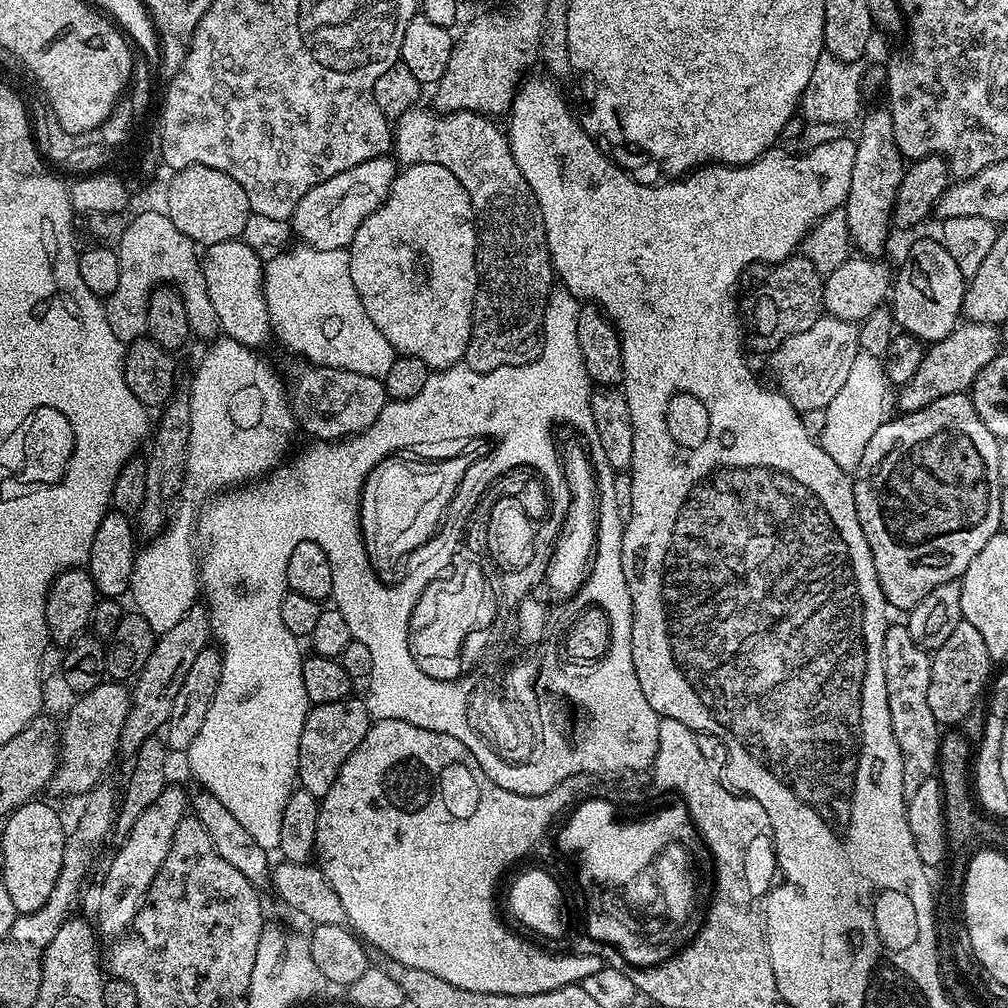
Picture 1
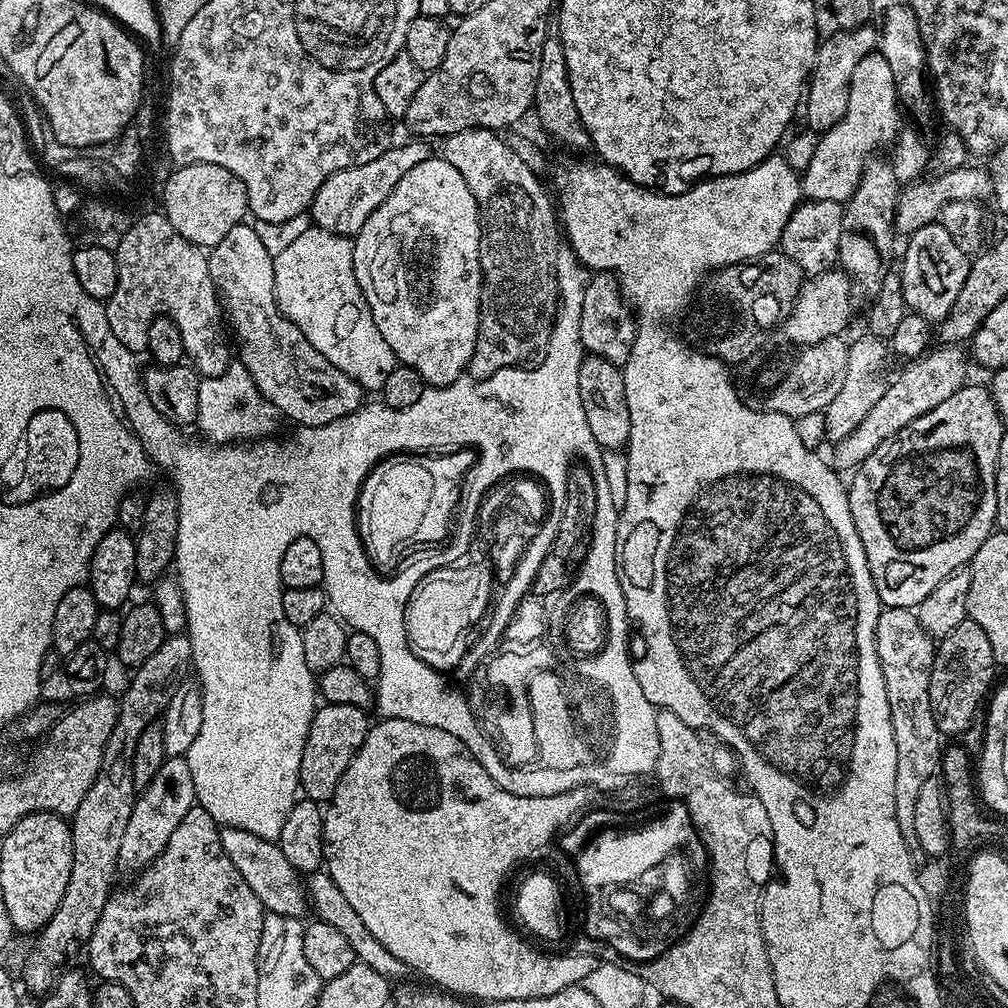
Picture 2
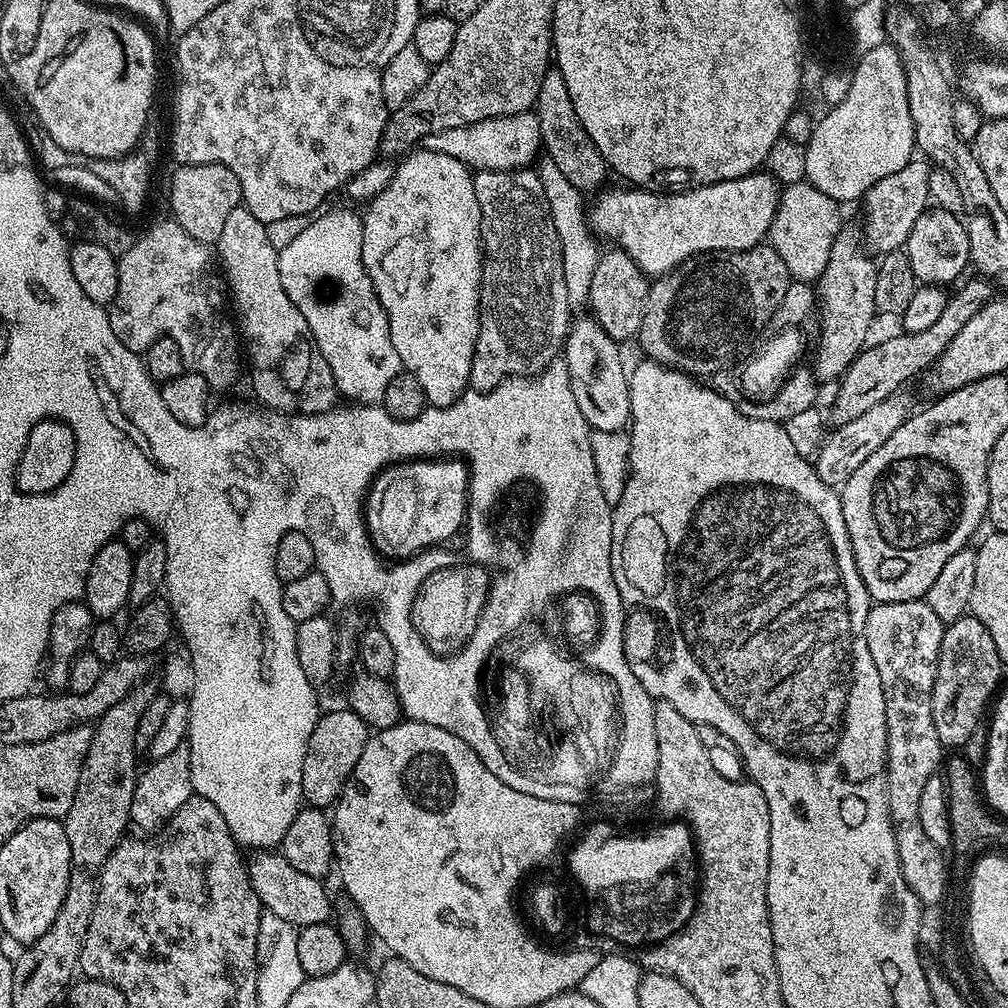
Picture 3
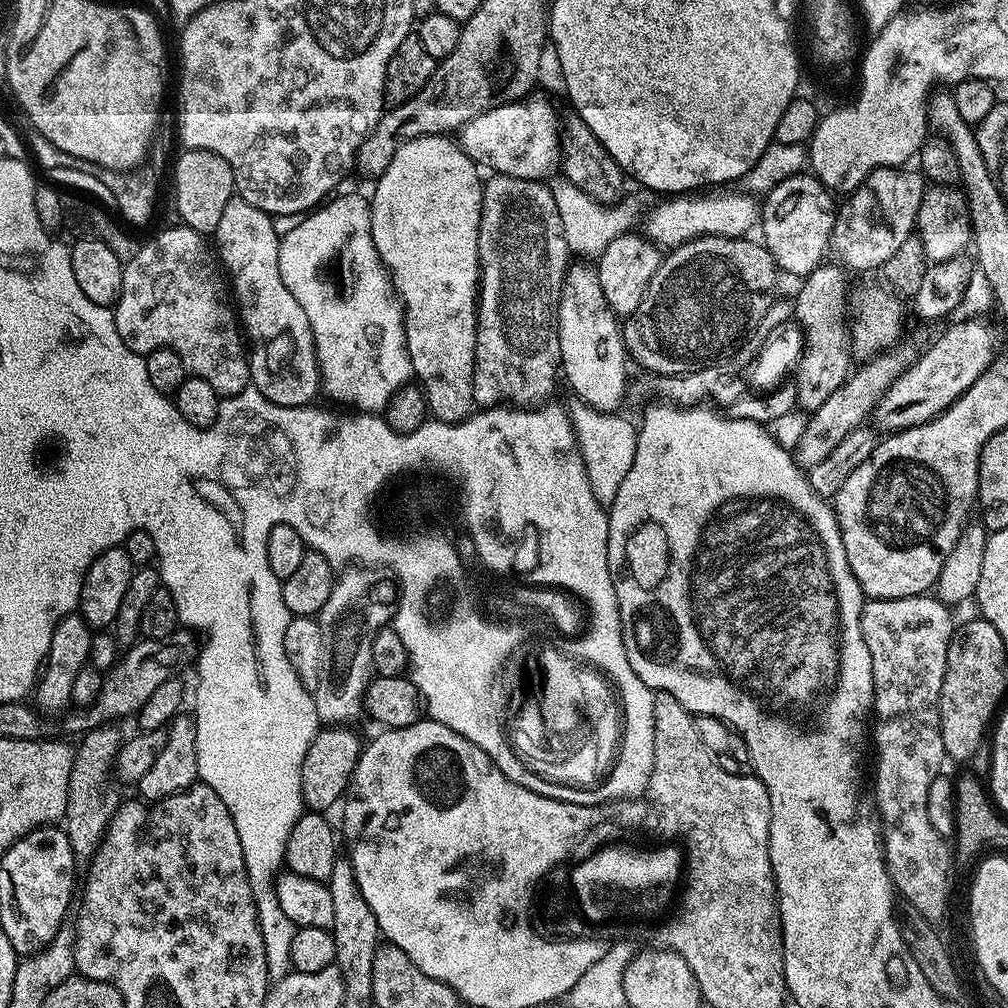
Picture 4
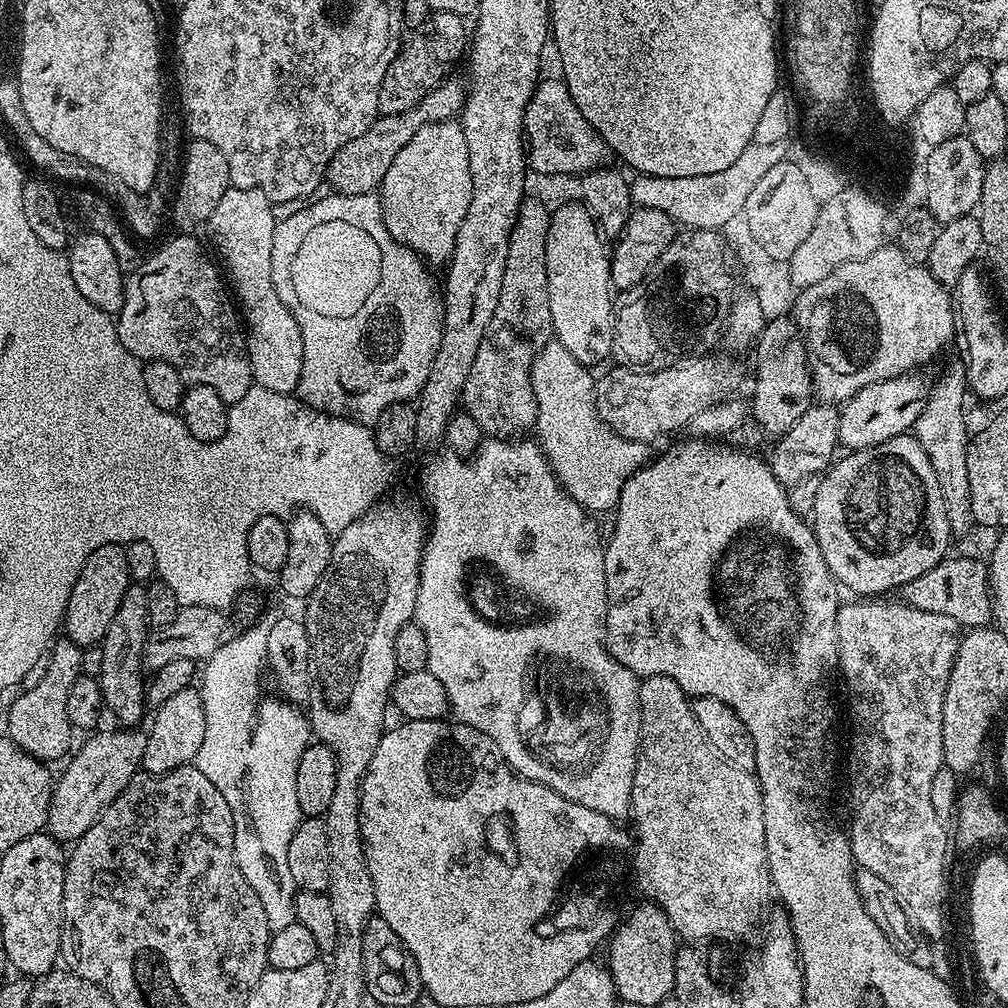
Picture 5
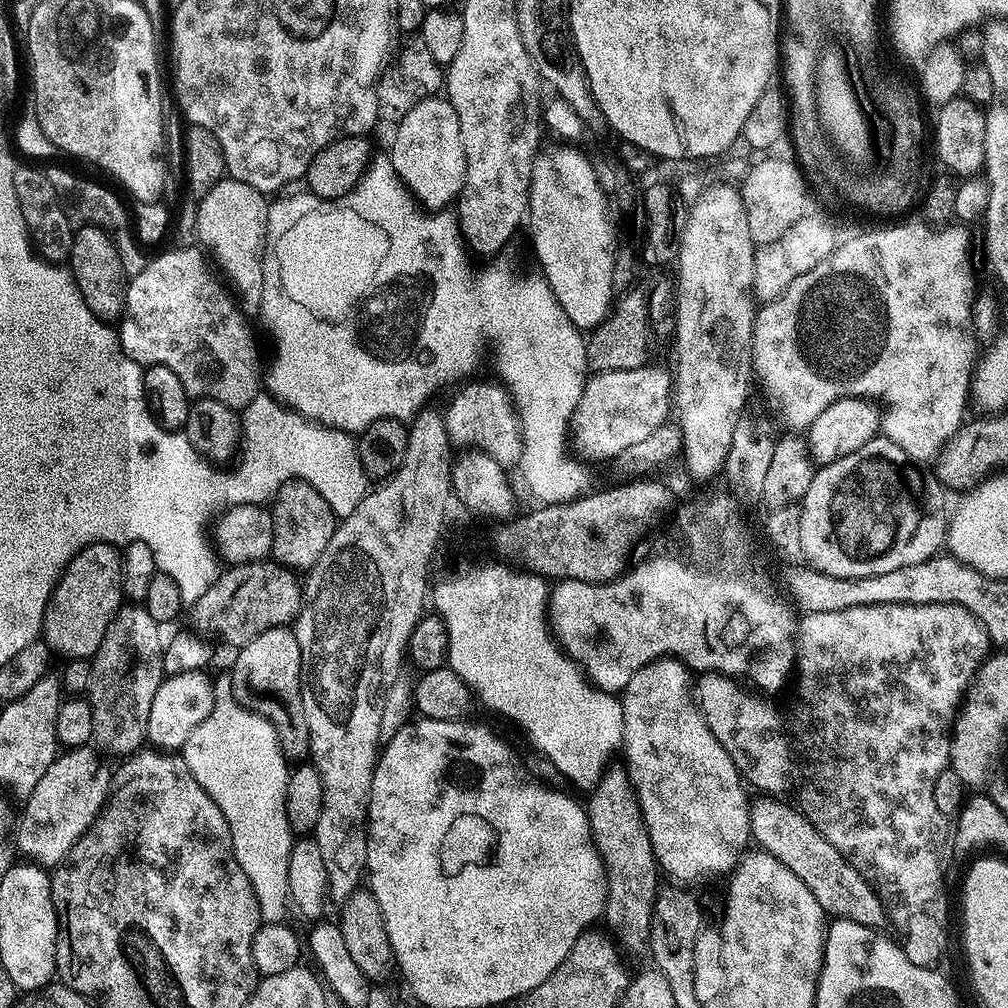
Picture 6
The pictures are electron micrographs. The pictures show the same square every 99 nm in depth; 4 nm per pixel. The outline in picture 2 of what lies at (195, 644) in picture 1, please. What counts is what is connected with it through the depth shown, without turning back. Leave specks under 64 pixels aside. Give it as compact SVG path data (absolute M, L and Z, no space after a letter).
M169 635L162 642L162 646L158 646L158 650L154 650L154 654L150 654L150 658L146 658L146 662L142 662L140 667L131 673L132 681L129 682L124 697L119 697L116 721L110 730L104 755L108 758L120 756L120 760L103 765L86 798L82 798L82 804L70 818L70 882L66 882L66 894L62 894L62 902L58 902L54 918L50 918L48 925L40 930L36 945L24 964L24 984L32 992L47 994L52 991L65 967L64 959L68 956L68 947L79 940L80 943L88 941L92 937L94 926L98 926L98 918L102 918L102 910L114 891L112 875L115 874L116 868L118 869L122 834L126 834L126 822L130 822L132 807L138 795L138 787L132 777L134 748L138 746L138 738L142 738L142 730L155 723L168 707L173 692L185 675L184 667L189 667L191 658L192 647L187 635Z

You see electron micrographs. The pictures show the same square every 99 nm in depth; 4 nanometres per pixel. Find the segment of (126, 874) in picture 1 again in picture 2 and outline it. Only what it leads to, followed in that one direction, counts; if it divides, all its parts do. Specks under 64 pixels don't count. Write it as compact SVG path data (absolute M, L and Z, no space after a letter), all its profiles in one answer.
M184 756L165 758L152 781L139 789L130 822L126 822L126 834L122 834L119 863L123 867L125 864L128 868L136 868L135 870L147 868L153 858L164 849L166 842L170 842L170 834L174 834L178 822L186 818L186 814L195 804L194 778L190 774L187 759Z

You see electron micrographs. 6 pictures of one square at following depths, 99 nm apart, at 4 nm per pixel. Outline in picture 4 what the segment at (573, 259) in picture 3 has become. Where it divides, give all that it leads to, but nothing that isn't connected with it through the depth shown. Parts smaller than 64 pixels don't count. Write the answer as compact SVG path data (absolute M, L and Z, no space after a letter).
M565 178L553 179L550 187L554 194L554 206L558 206L558 218L562 218L564 240L573 253L581 252L584 258L599 258L614 238L631 232L637 226L636 219L645 211L644 204L636 196L625 194L616 204L600 204L589 194L583 193L573 182Z

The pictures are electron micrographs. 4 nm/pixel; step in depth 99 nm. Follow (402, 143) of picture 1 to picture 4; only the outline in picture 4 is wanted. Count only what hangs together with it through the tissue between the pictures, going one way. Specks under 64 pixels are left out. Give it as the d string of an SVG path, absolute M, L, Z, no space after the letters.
M492 174L483 181L478 254L480 282L474 358L474 398L484 408L515 406L525 410L541 407L561 371L558 342L560 285L570 263L570 249L564 240L562 218L554 206L554 194L547 183L526 178Z

